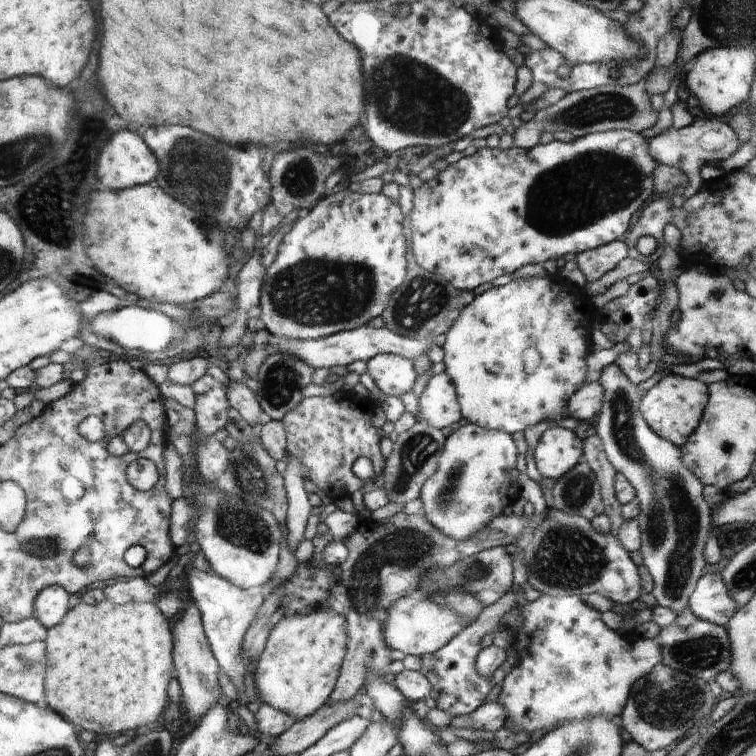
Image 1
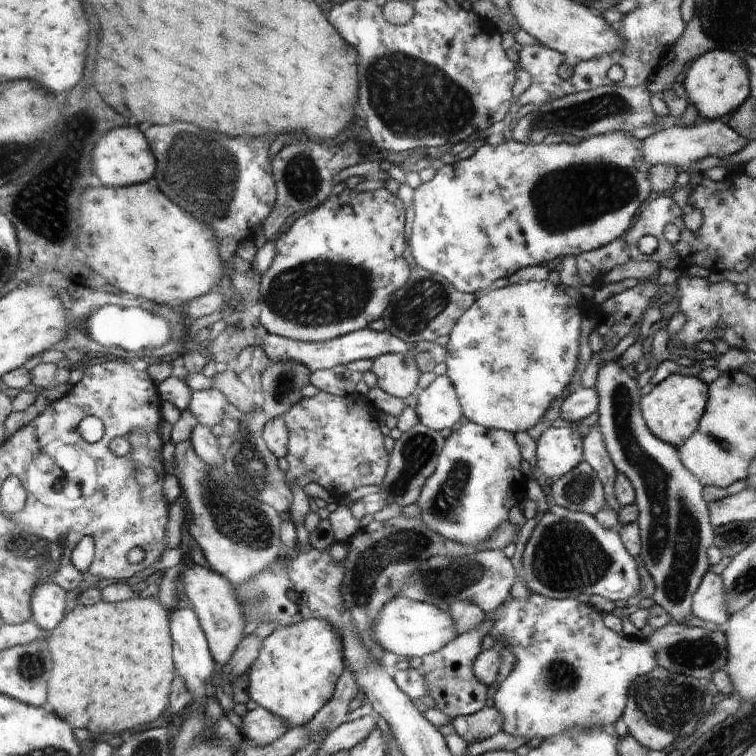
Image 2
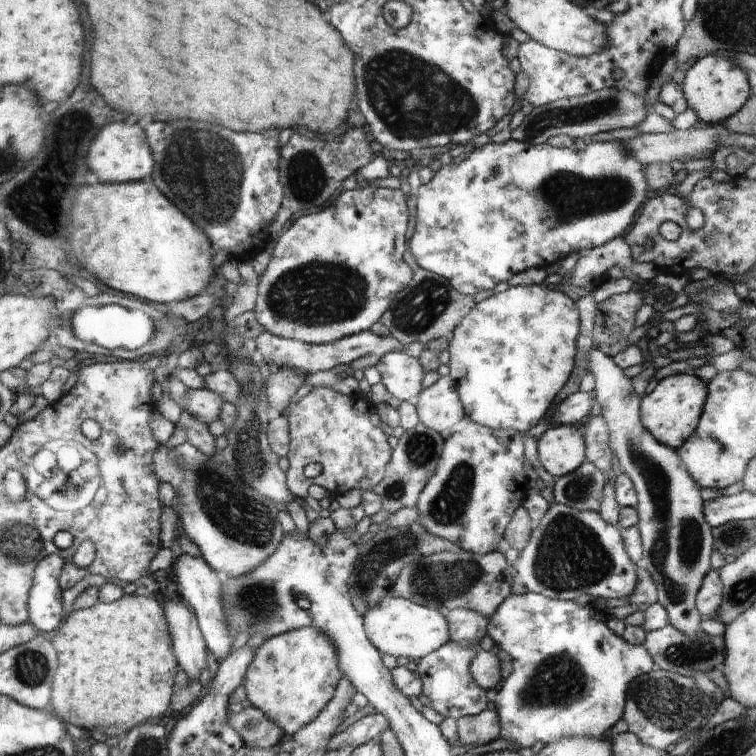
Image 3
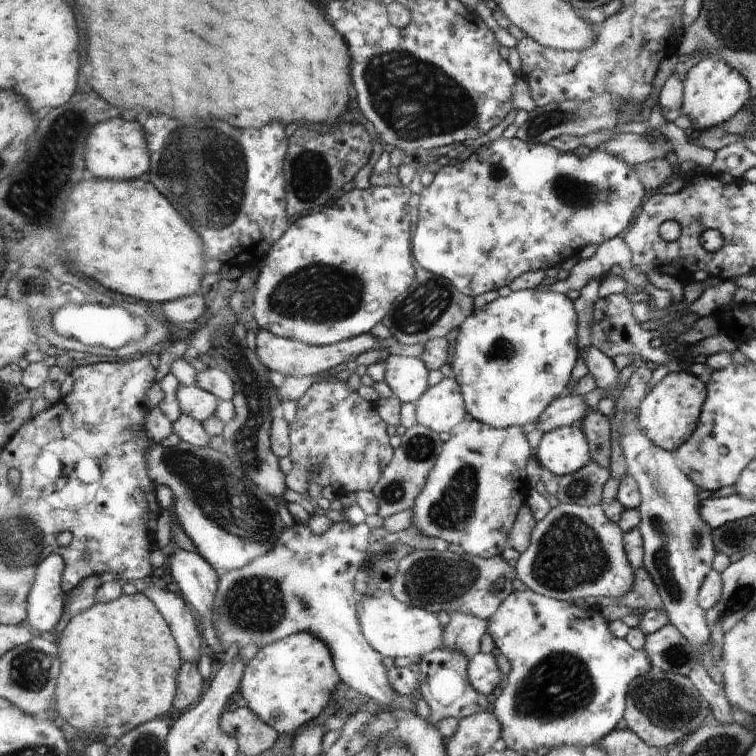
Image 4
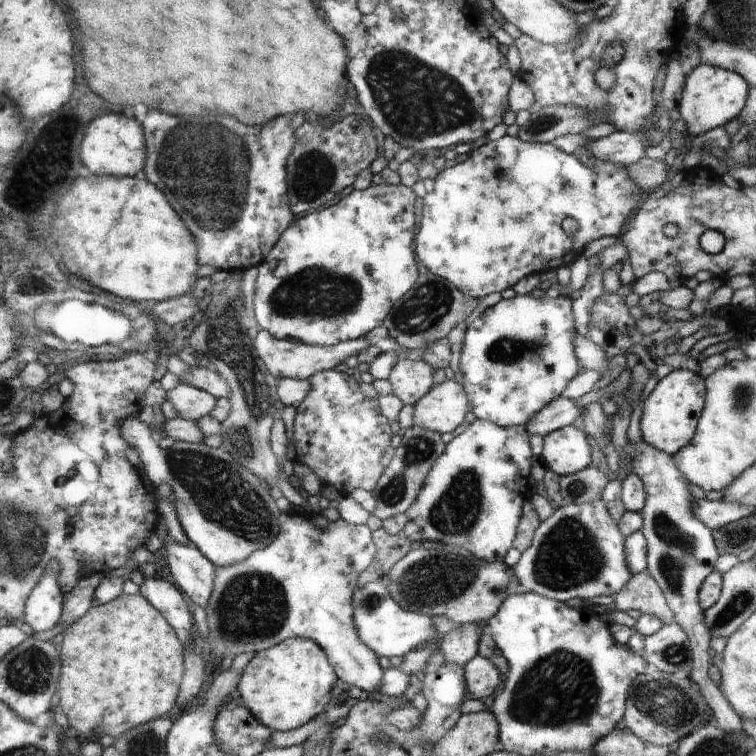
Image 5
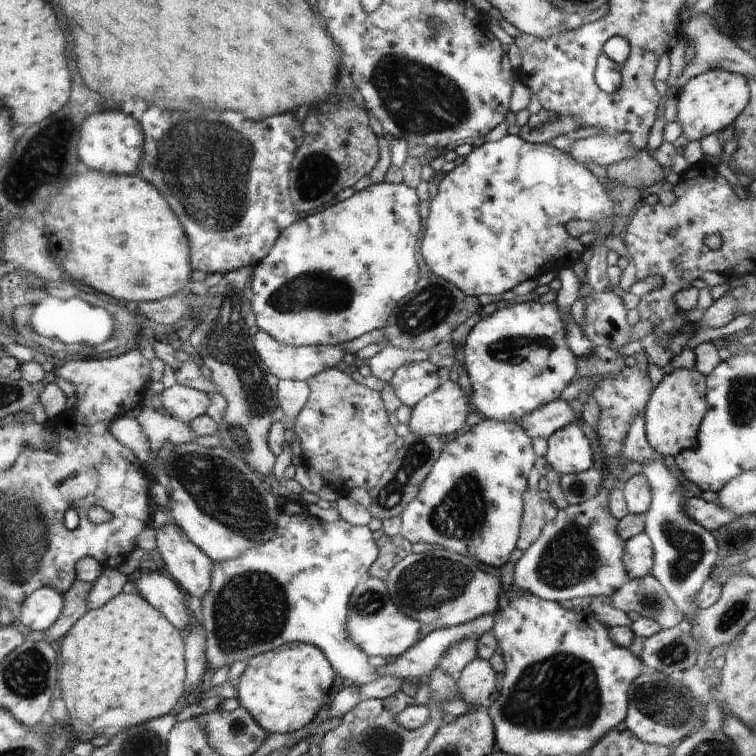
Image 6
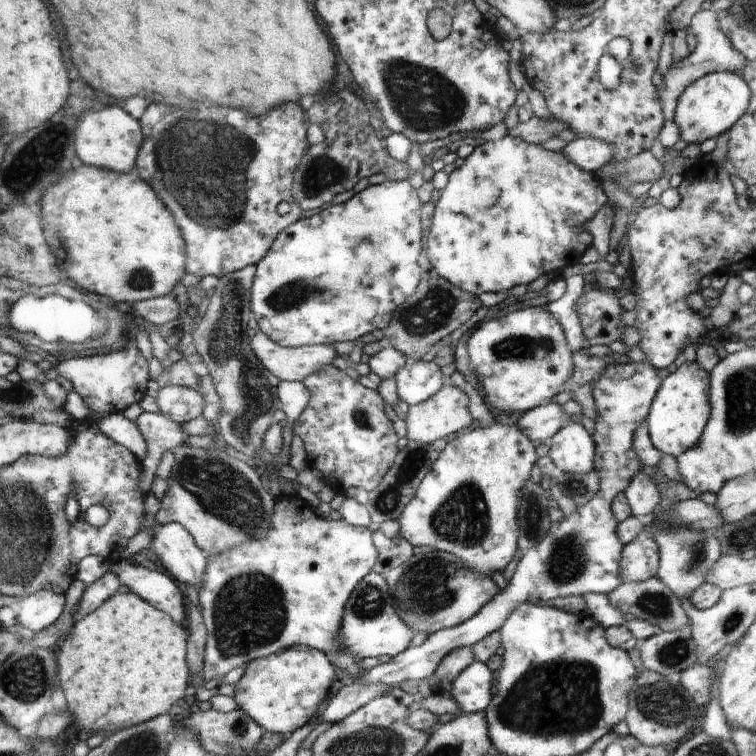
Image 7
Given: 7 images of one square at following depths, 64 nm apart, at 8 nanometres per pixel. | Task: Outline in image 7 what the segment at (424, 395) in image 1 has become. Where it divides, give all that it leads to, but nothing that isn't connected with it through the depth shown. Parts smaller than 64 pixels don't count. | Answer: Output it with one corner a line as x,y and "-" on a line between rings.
444,384
434,396
430,396
428,400
424,400
420,404
409,407
408,414
404,419
407,426
407,438
410,440
418,440
432,444
434,440
445,436
456,435
463,432
467,426
472,426
473,419
468,411
468,395
458,390
452,384

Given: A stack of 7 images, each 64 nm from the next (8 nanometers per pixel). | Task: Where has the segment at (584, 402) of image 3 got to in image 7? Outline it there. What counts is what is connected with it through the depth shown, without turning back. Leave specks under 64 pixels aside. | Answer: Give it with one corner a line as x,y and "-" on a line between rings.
554,402
543,403
536,408
532,408
532,410
521,413
514,419
518,430
530,442
536,444
549,443
551,436
554,436
569,421
571,420
567,418
562,405
554,404

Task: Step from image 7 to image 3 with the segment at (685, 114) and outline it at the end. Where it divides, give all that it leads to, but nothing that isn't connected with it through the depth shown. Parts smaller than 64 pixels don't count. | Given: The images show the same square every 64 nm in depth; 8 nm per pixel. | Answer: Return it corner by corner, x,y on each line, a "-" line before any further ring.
718,52
699,58
686,68
680,88
685,96
686,106
694,110
700,125
722,124
729,116
736,114
750,96
749,78
746,78
746,72
734,62
729,53

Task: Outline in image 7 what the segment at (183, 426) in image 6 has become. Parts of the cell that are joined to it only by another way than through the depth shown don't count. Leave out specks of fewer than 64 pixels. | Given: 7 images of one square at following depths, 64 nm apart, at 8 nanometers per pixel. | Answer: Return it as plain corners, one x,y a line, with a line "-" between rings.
143,411
134,421
138,425
140,434
146,442
146,456
140,459
140,478
136,490
143,497
150,494
153,480
156,476
156,468
160,464
162,455
183,445
187,439
180,424
170,420
162,413

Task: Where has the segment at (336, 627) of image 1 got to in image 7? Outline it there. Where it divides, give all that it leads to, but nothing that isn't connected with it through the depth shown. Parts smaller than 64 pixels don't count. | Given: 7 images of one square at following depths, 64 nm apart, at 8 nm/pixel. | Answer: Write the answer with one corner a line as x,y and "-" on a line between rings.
304,646
287,648
245,665
244,674
235,684
234,702
258,726
287,736
309,724
310,719
316,716
334,682
334,672
334,666
323,652

